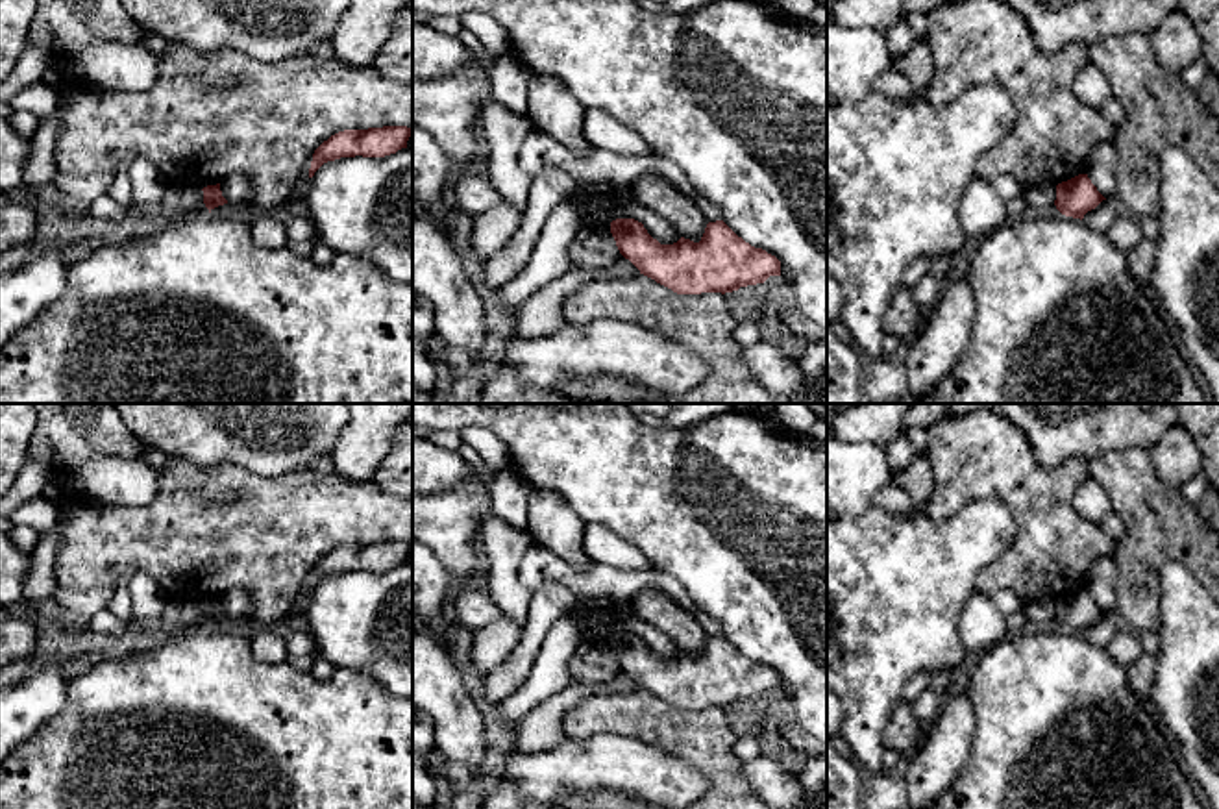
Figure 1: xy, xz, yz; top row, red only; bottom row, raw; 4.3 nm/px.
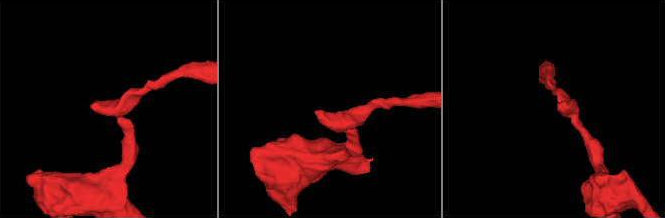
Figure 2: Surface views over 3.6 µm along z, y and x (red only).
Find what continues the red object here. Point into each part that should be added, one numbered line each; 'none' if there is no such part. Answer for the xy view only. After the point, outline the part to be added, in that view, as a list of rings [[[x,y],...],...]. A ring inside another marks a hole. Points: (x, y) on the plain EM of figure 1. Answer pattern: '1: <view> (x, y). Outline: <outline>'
none

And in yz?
none

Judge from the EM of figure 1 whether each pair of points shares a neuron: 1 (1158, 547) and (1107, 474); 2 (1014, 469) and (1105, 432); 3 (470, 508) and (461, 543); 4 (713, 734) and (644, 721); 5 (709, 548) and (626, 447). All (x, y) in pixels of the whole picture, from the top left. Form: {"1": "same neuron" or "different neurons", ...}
{"1": "same neuron", "2": "different neurons", "3": "same neuron", "4": "same neuron", "5": "same neuron"}

